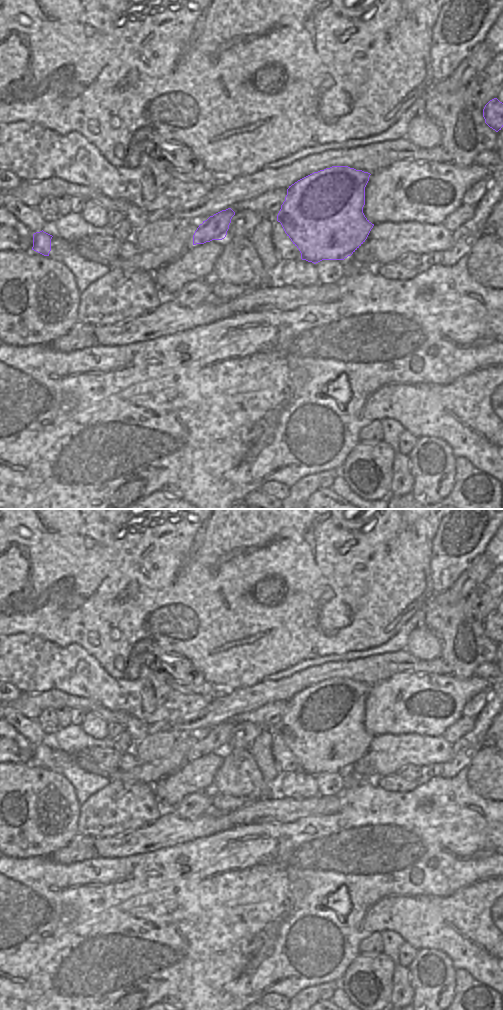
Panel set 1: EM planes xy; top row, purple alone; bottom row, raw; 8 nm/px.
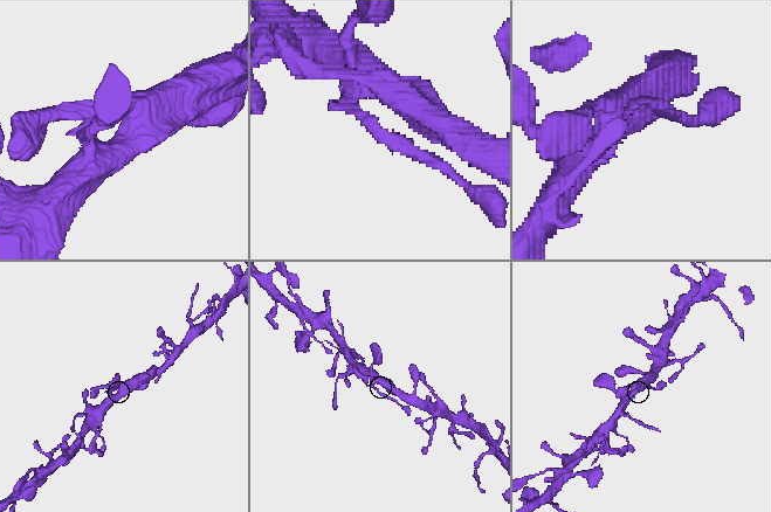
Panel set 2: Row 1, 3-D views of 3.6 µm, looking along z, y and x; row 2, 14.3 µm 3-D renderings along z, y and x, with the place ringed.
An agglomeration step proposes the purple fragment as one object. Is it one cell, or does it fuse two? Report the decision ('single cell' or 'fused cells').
fused cells

